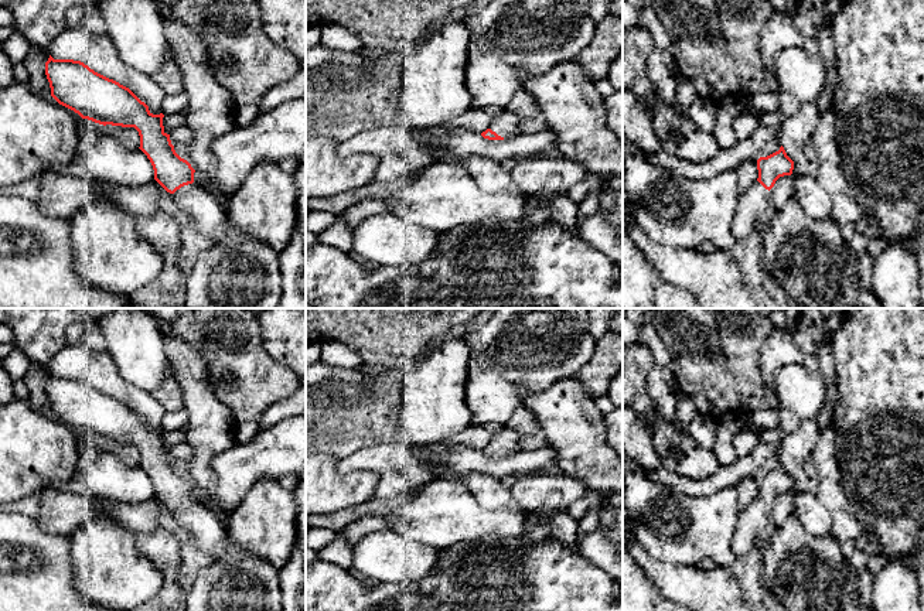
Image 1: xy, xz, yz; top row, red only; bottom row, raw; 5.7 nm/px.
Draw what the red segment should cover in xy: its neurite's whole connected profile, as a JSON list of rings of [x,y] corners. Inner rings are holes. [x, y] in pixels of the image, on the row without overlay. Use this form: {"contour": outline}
{"contour": [[[51,372],[45,379],[45,392],[50,399],[51,413],[62,423],[74,427],[82,436],[99,441],[112,441],[122,444],[134,444],[140,453],[140,467],[150,477],[154,487],[154,496],[173,512],[173,519],[185,532],[185,535],[214,561],[225,559],[258,559],[229,540],[226,525],[222,523],[214,512],[208,511],[194,499],[195,487],[181,475],[171,461],[170,451],[164,448],[164,431],[153,431],[149,423],[142,419],[129,405],[109,396],[81,378],[54,376]]]}

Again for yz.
{"contour": [[[781,462],[778,468],[757,477],[758,495],[739,512],[732,537],[732,552],[736,557],[746,556],[761,542],[760,535],[770,522],[770,506],[780,494],[791,492],[794,478]]]}

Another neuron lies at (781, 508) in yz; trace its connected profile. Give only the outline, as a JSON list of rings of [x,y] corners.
[[[790,492],[780,494],[770,506],[770,522],[781,526],[792,512],[792,498]]]

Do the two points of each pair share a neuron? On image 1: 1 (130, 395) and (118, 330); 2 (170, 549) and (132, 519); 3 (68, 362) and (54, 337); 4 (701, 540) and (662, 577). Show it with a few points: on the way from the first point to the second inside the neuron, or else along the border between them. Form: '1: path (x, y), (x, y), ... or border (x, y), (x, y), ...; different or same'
1: border (109, 354), (118, 372), (125, 379), (150, 393); different
2: border (159, 525), (136, 535); different
3: border (68, 342), (47, 365); different
4: border (644, 550), (664, 563), (698, 566); different

